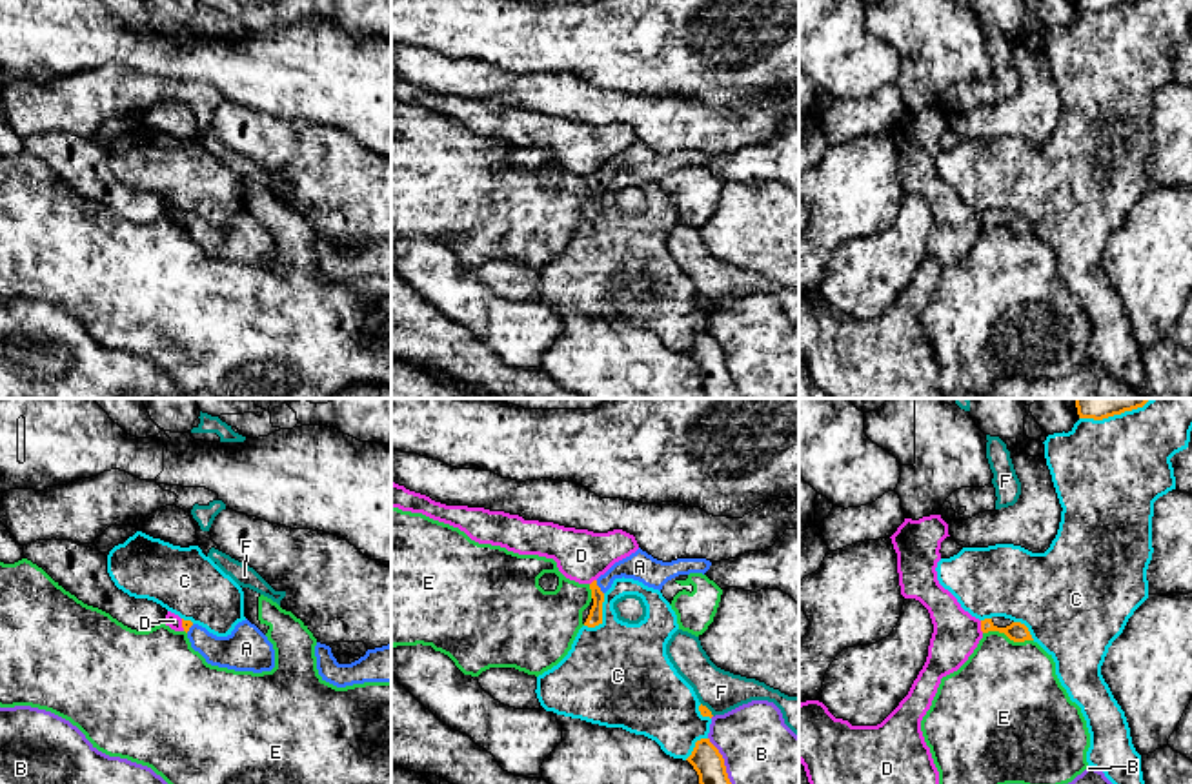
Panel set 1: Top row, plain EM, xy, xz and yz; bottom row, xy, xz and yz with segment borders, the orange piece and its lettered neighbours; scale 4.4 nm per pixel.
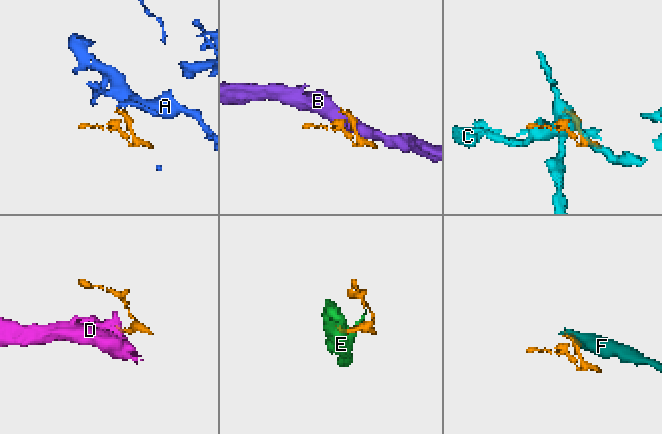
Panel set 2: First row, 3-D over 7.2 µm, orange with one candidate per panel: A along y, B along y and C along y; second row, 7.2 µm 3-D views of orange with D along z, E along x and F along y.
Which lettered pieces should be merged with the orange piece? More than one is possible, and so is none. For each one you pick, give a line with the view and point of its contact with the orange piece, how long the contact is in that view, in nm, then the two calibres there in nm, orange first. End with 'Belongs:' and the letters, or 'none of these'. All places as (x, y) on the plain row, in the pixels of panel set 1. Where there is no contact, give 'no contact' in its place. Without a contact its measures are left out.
A: xz (599, 180) | 70 nm | 70/130 nm
Belongs: A

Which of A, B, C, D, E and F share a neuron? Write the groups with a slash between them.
A / B / C / D / E / F

